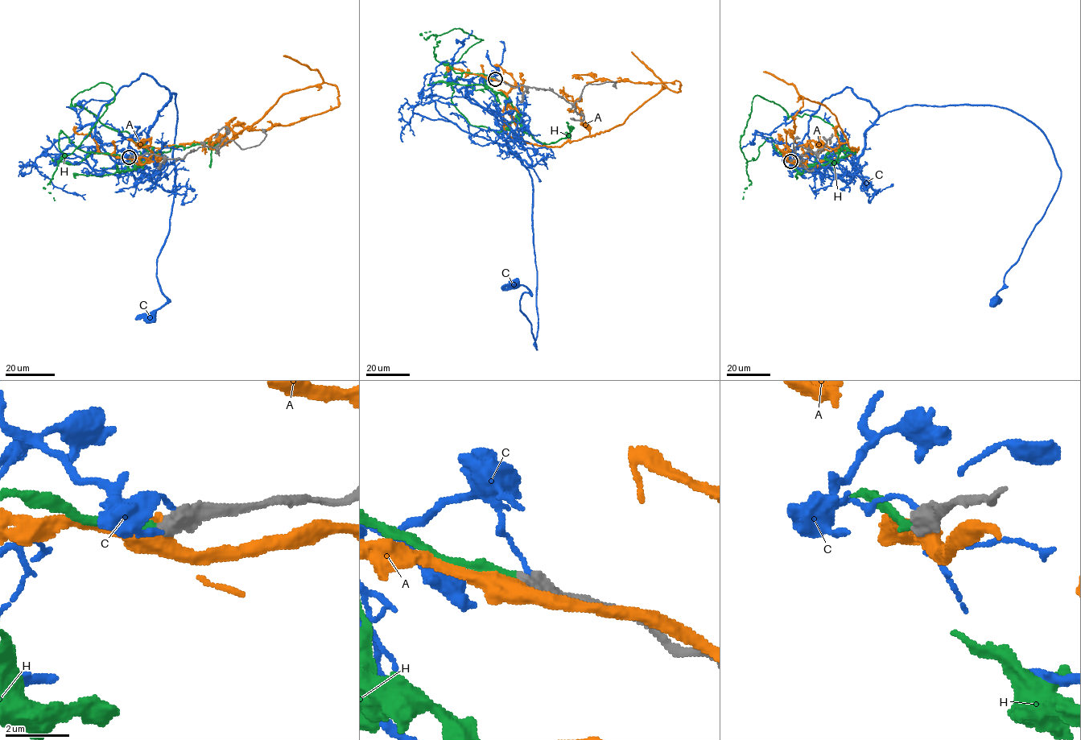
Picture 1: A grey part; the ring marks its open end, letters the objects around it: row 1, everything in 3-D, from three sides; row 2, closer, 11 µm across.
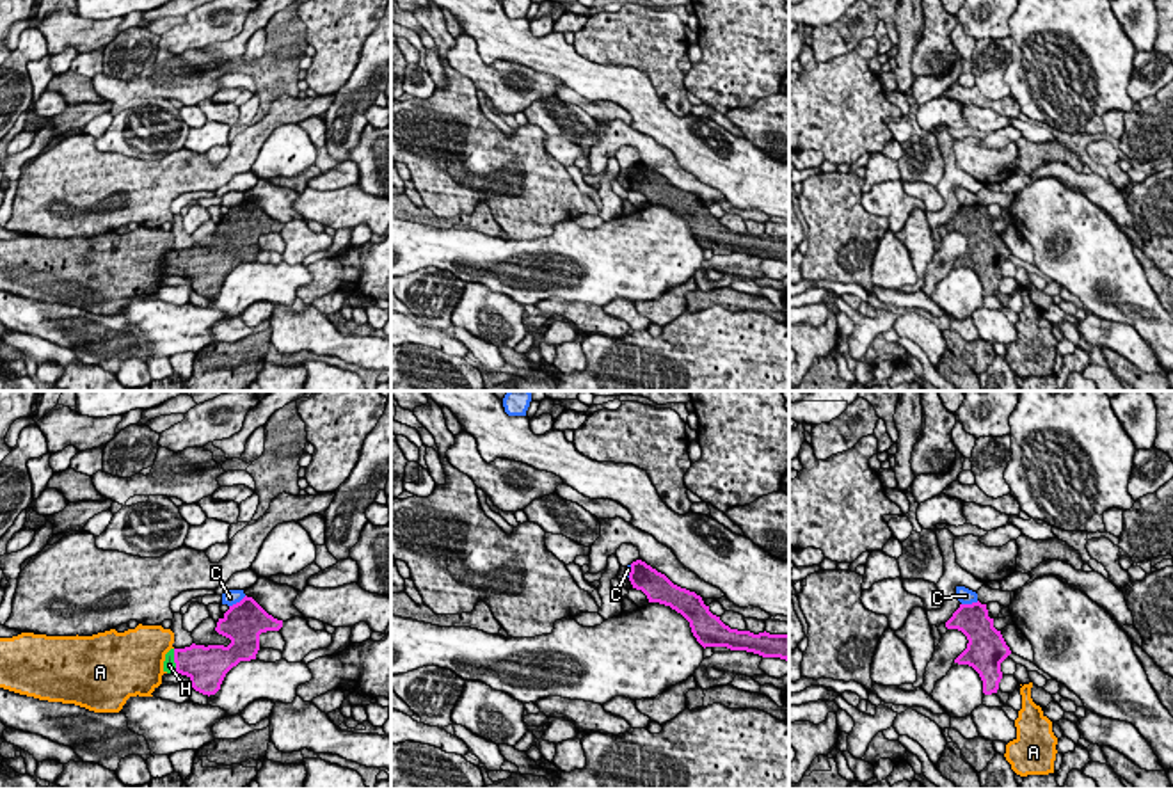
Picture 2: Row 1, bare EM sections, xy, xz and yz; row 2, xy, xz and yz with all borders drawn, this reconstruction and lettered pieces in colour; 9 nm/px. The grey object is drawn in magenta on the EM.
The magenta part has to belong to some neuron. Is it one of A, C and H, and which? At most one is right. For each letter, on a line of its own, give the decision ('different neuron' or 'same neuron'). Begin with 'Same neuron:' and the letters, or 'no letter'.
Same neuron: H
A: different neuron
C: different neuron
H: same neuron

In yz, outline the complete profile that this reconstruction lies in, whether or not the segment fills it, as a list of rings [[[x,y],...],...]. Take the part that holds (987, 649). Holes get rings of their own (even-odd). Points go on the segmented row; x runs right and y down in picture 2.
[[[979,601],[960,604],[946,622],[946,627],[962,631],[969,640],[967,649],[954,663],[969,665],[979,673],[985,695],[997,693],[1002,679],[1001,663],[1011,650],[1001,631],[993,627],[993,618],[988,617],[986,604],[981,604]]]

